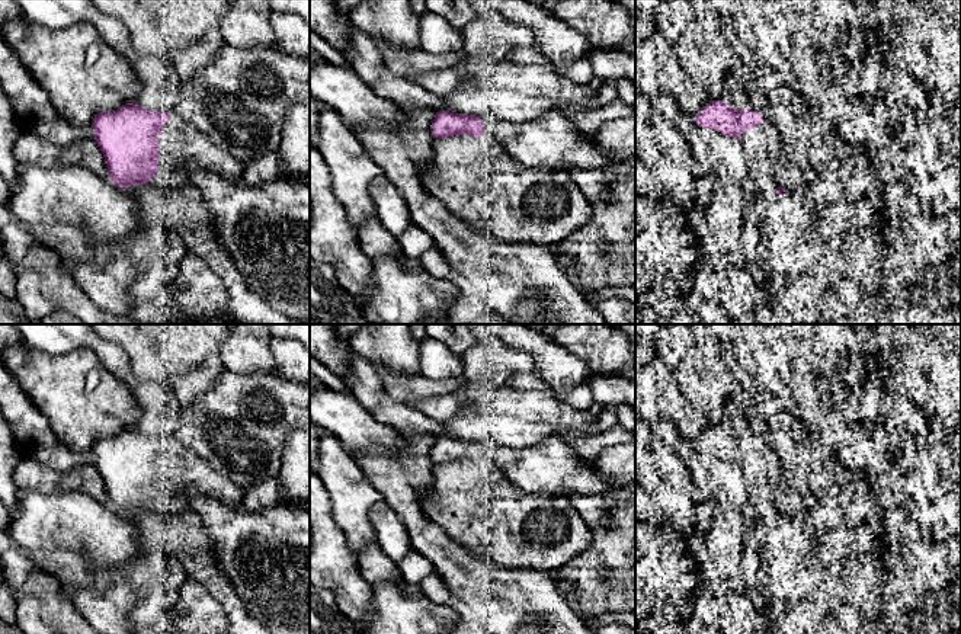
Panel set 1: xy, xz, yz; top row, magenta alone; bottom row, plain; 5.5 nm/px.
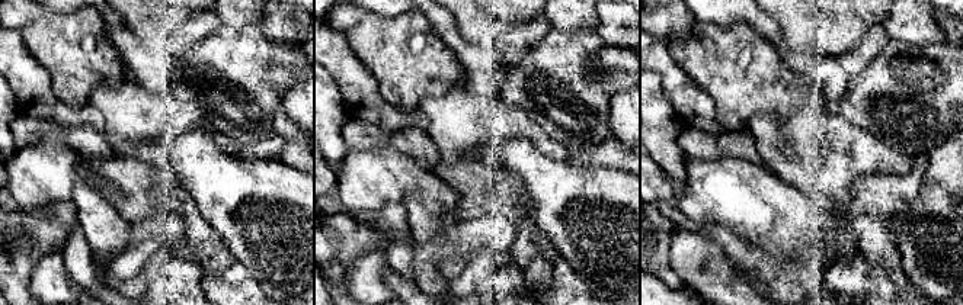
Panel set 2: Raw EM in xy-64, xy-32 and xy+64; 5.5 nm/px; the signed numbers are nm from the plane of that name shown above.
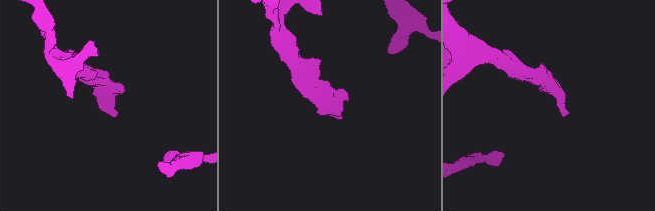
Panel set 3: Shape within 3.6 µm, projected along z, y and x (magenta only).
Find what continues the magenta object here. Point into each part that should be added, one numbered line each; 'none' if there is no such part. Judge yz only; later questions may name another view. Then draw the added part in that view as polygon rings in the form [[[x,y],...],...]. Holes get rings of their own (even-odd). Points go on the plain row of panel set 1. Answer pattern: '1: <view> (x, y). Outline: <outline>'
1: yz (764, 480). Outline: [[[769,452],[765,465],[753,476],[753,490],[756,499],[752,505],[769,529],[778,523],[778,512],[772,505],[771,490],[778,480],[779,467],[781,464],[776,454]]]

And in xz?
1: xz (553, 467). Outline: [[[550,436],[542,445],[528,448],[488,444],[484,454],[509,481],[528,493],[568,496],[606,490],[606,483],[586,467],[561,436]]]

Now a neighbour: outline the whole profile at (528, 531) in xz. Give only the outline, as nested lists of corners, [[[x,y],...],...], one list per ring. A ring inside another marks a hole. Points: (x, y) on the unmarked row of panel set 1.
[[[487,455],[480,462],[435,464],[432,490],[422,506],[426,518],[471,555],[506,570],[552,573],[584,553],[593,541],[590,526],[567,496],[523,491]]]

